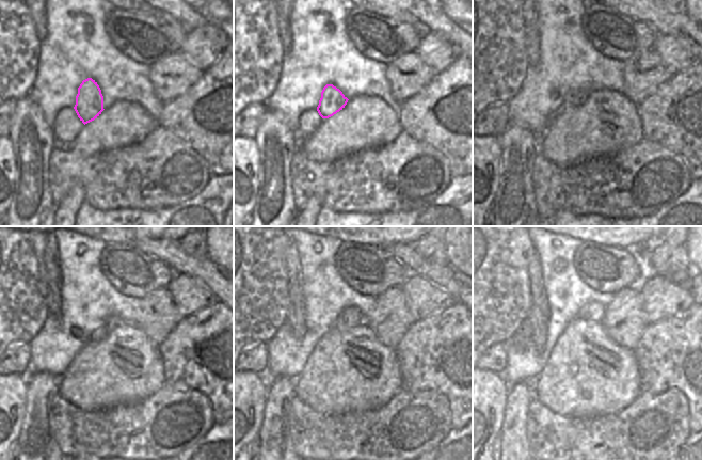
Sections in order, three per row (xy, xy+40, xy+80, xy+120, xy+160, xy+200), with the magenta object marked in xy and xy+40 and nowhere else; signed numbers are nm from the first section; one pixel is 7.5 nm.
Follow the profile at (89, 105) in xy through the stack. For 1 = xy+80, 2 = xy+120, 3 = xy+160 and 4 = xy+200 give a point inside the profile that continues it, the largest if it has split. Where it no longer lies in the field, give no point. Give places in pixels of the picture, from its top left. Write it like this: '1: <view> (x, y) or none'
1: xy+80 (576, 97)
2: xy+120 (97, 335)
3: xy+160 (351, 316)
4: xy+200 (593, 312)

